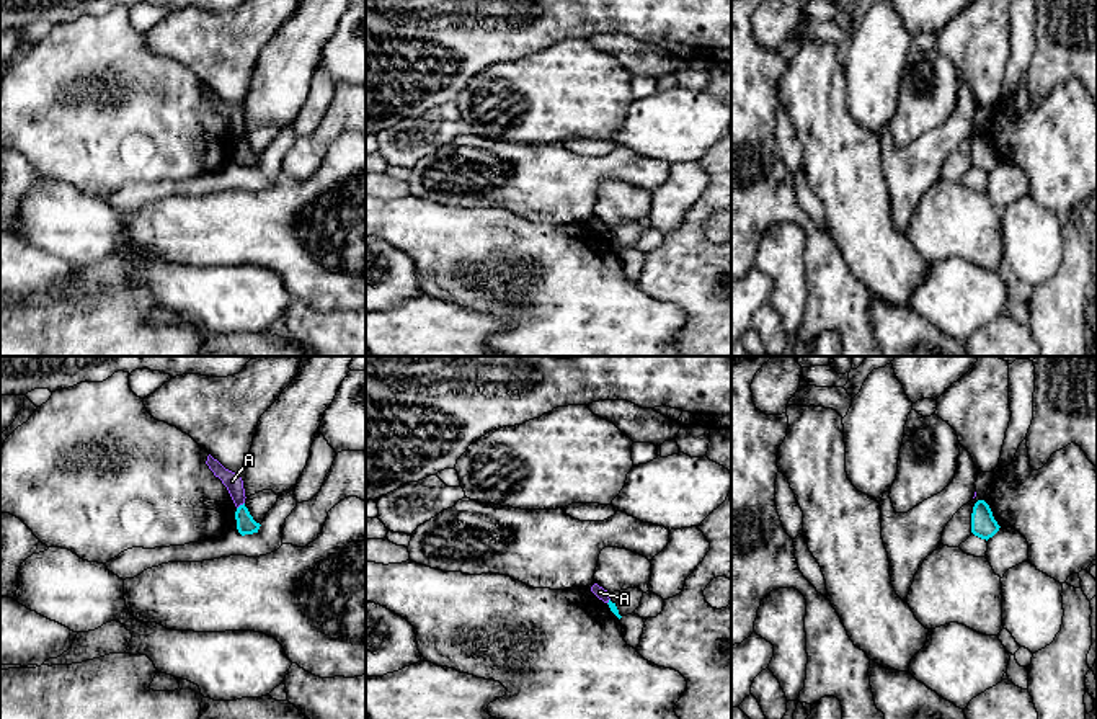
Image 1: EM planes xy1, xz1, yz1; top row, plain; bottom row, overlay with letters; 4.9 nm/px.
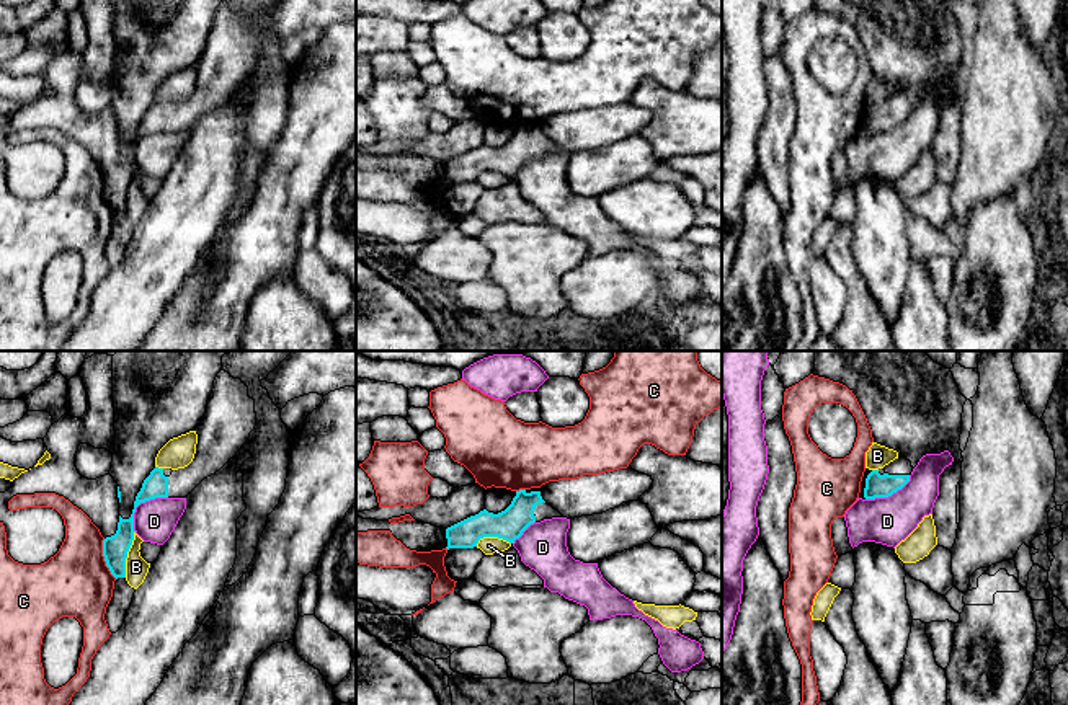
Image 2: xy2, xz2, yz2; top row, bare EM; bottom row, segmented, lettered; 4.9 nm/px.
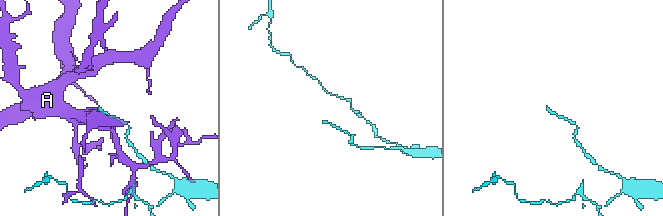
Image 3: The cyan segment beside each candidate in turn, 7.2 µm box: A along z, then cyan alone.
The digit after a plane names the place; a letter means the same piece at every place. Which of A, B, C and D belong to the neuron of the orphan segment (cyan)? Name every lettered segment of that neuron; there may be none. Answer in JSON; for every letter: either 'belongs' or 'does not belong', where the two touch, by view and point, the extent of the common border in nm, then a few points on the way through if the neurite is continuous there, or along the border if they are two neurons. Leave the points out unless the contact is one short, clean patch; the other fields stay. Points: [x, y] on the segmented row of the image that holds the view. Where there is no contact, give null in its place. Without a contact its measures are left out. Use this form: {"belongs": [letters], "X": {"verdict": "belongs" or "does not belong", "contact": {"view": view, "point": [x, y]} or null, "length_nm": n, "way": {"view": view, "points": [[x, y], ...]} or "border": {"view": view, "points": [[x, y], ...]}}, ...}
{"belongs": [], "A": {"verdict": "does not belong", "contact": {"view": "xy1", "point": [240, 505]}, "length_nm": 50, "border": {"view": "xy1", "points": [[244, 502], [237, 509]]}}, "B": {"verdict": "does not belong", "contact": {"view": "xy2", "point": [126, 554]}, "length_nm": 240}, "C": {"verdict": "does not belong", "contact": {"view": "xy2", "point": [105, 558]}, "length_nm": 220}, "D": {"verdict": "does not belong", "contact": {"view": "xy2", "point": [141, 501]}, "length_nm": 240, "border": {"view": "xy2", "points": [[167, 496], [142, 501], [136, 508], [133, 529]]}}}

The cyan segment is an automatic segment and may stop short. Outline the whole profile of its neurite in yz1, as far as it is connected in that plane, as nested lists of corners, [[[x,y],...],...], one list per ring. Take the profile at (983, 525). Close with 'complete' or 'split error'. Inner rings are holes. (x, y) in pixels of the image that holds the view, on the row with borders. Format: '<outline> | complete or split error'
[[[978,500],[971,513],[971,533],[988,541],[999,531],[999,528],[989,505],[984,500]]] | complete

